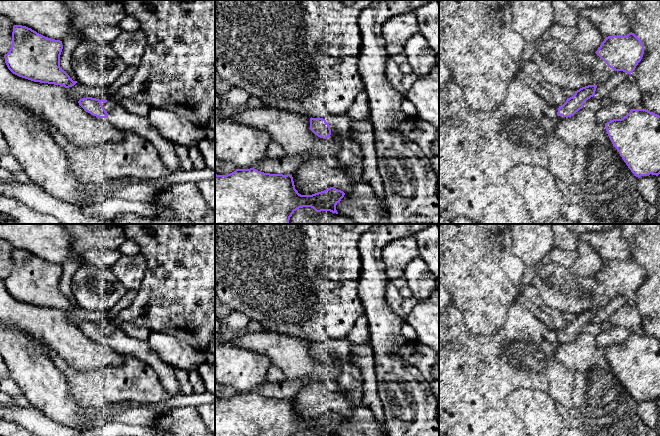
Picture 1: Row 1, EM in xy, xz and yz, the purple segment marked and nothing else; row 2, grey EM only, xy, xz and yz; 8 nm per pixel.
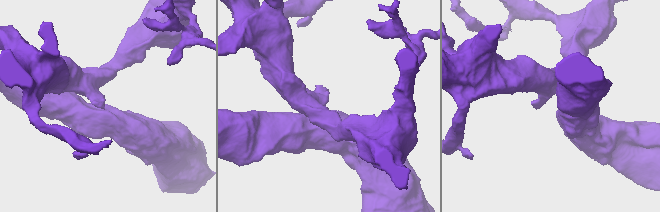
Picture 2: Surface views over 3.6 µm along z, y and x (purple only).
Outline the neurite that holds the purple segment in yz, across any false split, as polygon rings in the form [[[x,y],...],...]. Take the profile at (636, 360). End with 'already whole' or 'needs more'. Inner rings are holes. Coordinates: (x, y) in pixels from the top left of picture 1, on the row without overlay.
[[[631,333],[621,343],[605,347],[607,358],[636,401],[660,398],[660,340],[646,333]]]; already whole

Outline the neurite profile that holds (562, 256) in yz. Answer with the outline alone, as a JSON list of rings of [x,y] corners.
[[[553,246],[547,259],[569,268],[576,258],[576,252],[559,246]]]

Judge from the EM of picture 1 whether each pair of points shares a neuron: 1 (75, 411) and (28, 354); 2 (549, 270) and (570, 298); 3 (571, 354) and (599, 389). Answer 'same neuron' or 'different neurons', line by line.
1: same neuron
2: same neuron
3: same neuron

